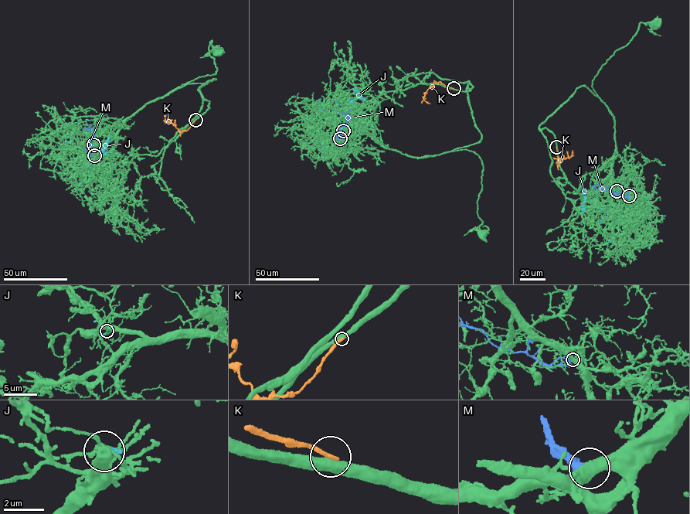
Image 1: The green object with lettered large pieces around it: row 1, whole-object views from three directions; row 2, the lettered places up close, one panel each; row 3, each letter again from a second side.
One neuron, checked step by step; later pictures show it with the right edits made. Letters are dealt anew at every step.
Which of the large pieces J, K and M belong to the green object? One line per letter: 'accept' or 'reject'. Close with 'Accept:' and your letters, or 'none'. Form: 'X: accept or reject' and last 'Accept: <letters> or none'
J: reject
K: reject
M: reject
Accept: none

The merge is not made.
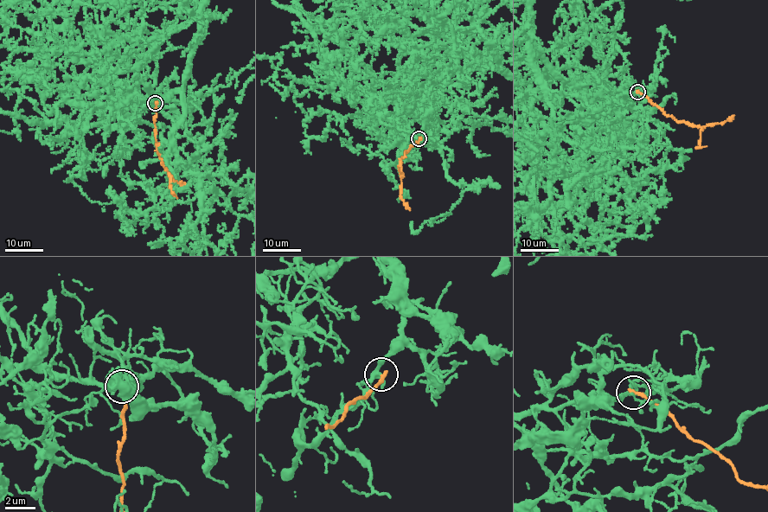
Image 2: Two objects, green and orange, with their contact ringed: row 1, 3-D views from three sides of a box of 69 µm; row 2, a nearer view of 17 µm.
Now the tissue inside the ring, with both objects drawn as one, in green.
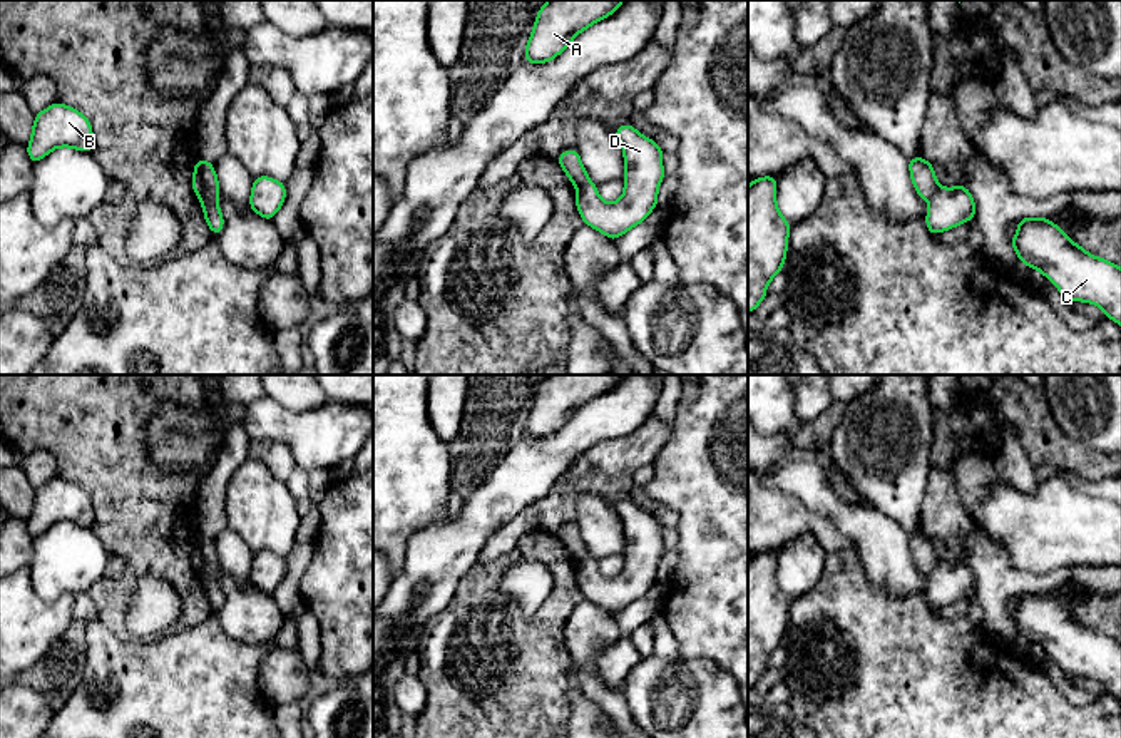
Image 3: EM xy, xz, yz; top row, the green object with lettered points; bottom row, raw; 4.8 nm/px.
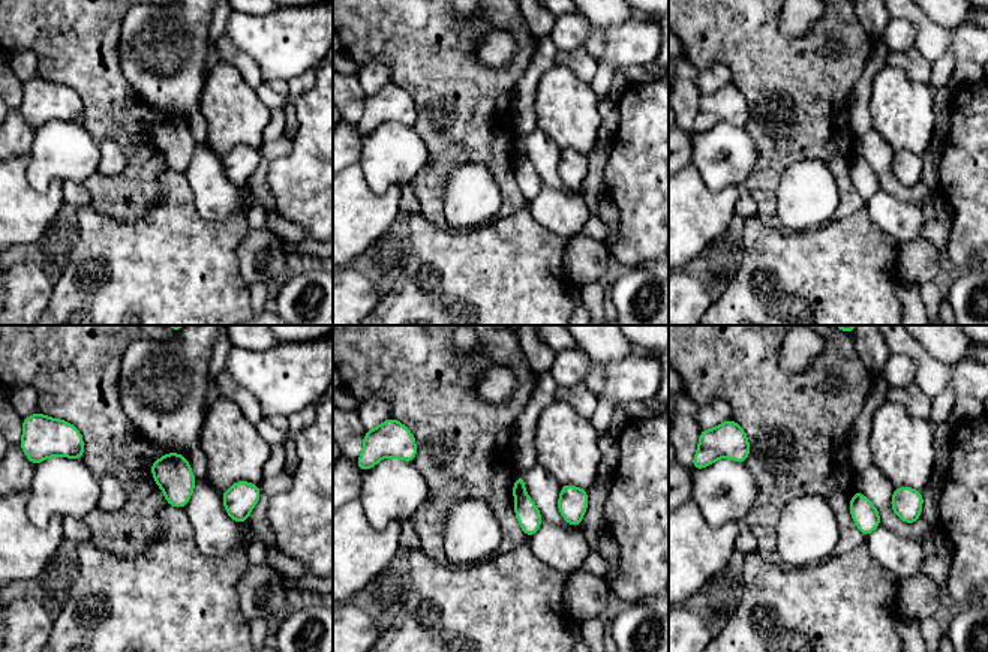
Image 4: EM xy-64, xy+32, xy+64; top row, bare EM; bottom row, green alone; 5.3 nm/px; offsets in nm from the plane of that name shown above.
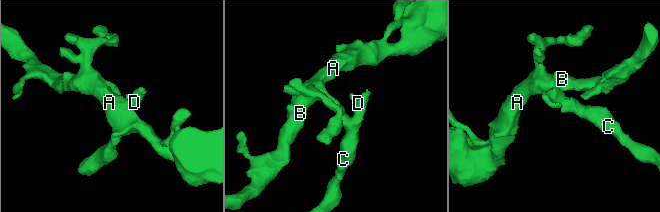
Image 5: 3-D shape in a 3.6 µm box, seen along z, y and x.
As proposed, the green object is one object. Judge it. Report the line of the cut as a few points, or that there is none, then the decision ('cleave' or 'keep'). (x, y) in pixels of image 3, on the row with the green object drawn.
xy (218, 194), (213, 194), (203, 204) | cleave

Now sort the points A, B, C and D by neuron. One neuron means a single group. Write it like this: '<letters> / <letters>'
A B / C D

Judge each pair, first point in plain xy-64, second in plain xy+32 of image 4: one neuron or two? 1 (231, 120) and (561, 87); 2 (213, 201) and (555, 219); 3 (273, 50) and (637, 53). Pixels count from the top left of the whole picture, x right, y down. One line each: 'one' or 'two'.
1: one
2: one
3: one

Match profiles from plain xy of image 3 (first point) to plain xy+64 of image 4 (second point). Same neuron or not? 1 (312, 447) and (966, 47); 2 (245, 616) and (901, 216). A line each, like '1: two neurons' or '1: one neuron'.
1: one neuron
2: one neuron

